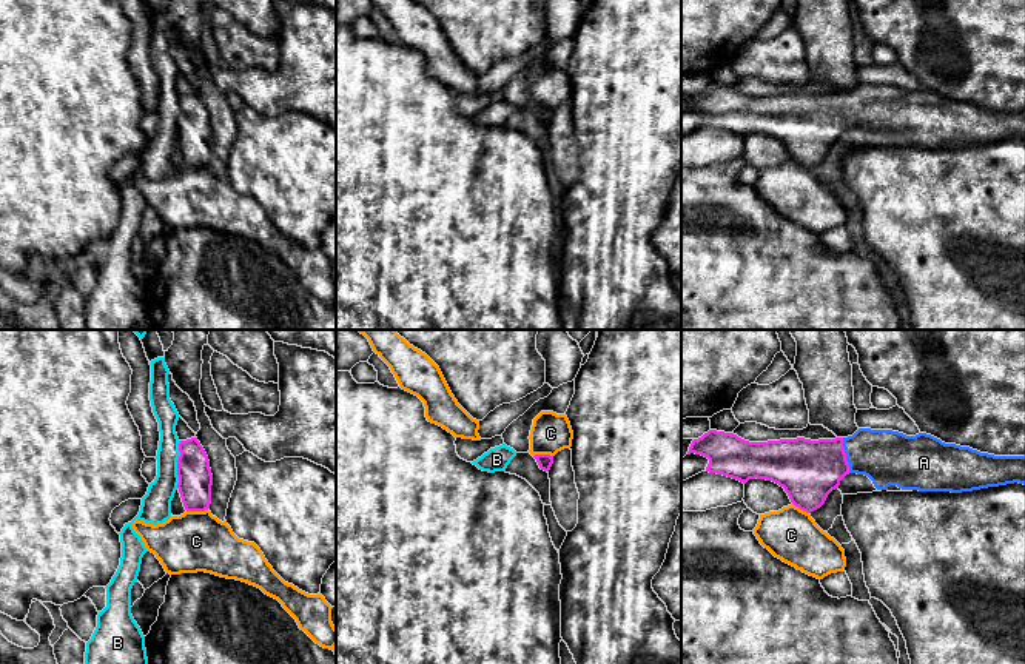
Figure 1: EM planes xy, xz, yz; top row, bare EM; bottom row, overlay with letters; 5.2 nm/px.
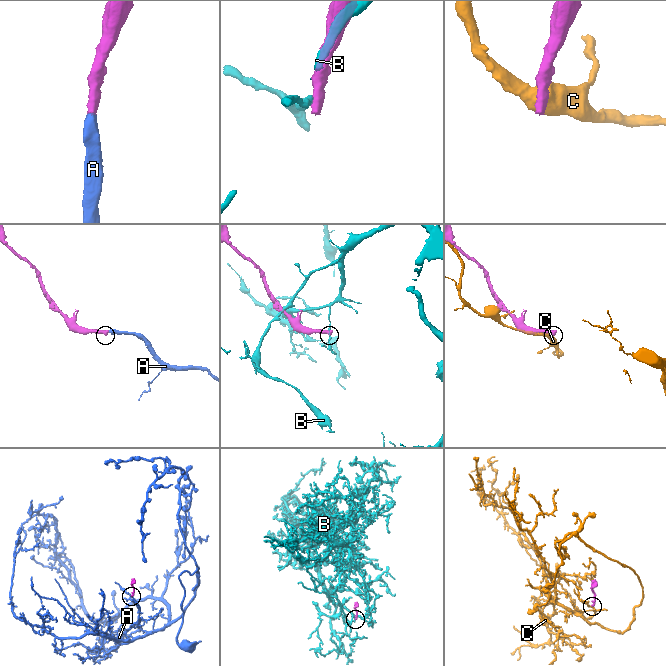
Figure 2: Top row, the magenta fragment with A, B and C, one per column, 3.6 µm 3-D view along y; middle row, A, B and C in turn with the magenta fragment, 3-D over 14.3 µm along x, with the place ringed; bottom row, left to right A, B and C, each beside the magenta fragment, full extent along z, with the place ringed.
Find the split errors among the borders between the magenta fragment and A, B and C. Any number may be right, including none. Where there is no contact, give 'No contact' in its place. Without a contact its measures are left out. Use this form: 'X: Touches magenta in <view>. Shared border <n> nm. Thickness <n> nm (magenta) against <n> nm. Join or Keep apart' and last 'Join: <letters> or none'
A: Touches magenta in yz. Shared border 190 nm. Thickness 320 nm (magenta) against 280 nm. Join
B: Touches magenta in xy. Shared border 240 nm. Thickness 180 nm (magenta) against 160 nm. Keep apart
C: Touches magenta in xy. Shared border 110 nm. Thickness 180 nm (magenta) against 320 nm. Keep apart
Join: A

